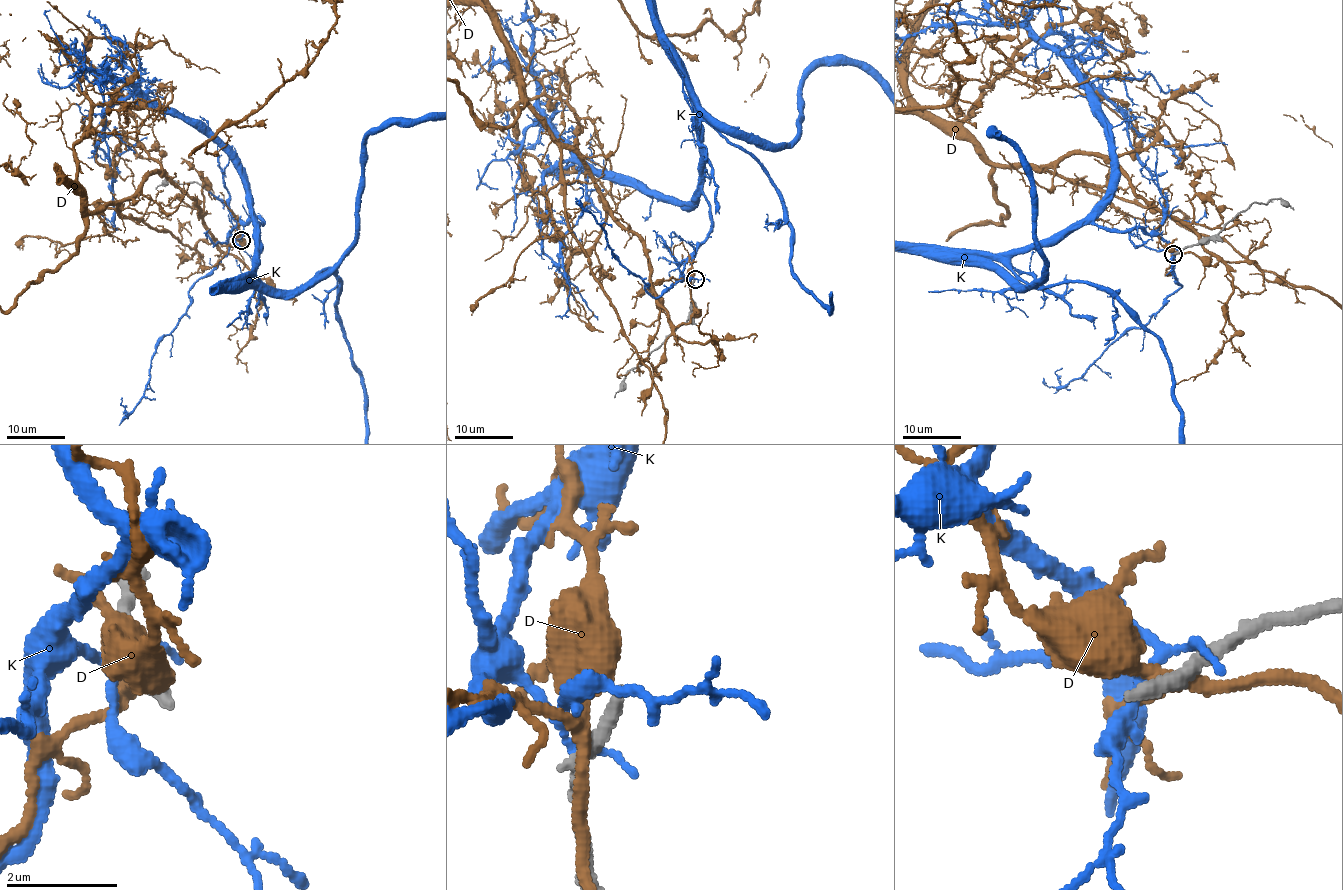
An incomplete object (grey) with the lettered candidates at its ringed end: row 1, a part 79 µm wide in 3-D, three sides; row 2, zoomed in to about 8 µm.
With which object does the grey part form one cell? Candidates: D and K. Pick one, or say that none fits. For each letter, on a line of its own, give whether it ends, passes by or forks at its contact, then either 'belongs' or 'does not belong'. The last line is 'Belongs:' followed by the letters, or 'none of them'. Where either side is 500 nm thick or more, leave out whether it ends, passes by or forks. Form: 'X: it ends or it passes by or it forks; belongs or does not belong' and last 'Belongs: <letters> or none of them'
D: it forks; does not belong
K: it passes by; does not belong
Belongs: none of them

